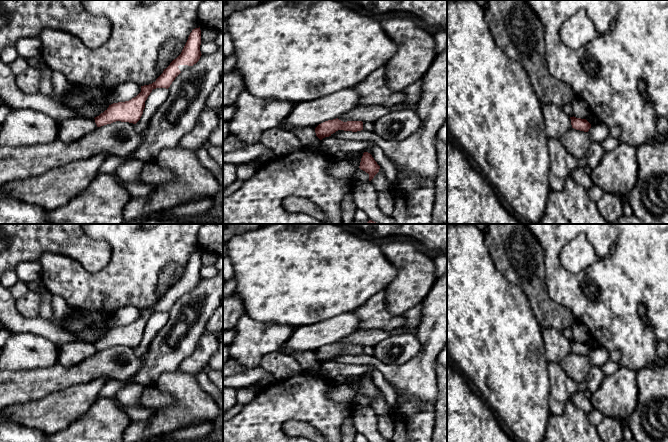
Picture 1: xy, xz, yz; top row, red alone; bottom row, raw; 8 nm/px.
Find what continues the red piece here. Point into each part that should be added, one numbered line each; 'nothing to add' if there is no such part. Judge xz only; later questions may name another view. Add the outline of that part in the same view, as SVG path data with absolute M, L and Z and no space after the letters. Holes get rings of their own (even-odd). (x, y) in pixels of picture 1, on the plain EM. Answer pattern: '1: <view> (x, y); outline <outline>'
nothing to add

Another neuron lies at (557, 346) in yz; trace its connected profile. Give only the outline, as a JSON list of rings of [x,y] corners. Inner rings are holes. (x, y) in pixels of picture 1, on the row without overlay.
[[[555,328],[542,330],[545,342],[545,355],[549,362],[560,363],[572,352],[570,341],[562,331]]]

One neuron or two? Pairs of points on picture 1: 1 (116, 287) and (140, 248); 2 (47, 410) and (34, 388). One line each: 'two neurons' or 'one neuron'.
1: one neuron
2: two neurons

